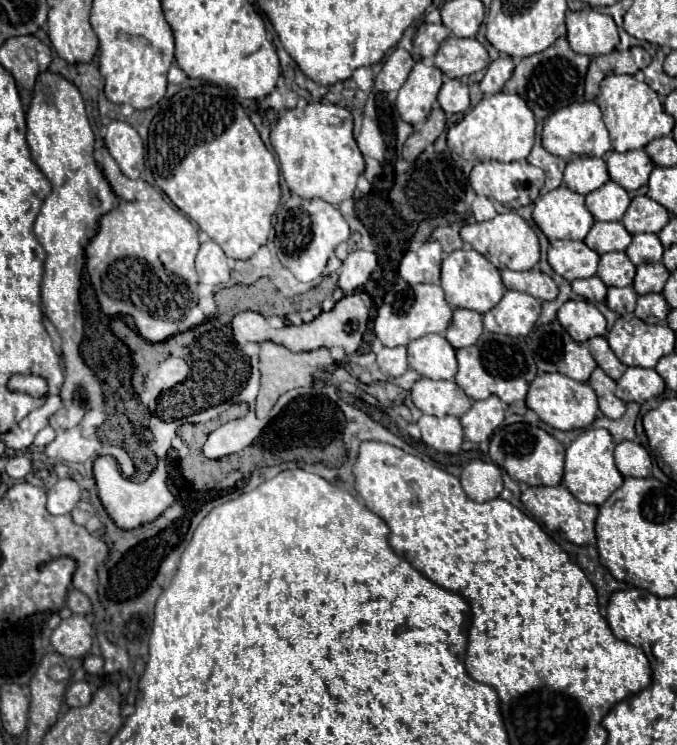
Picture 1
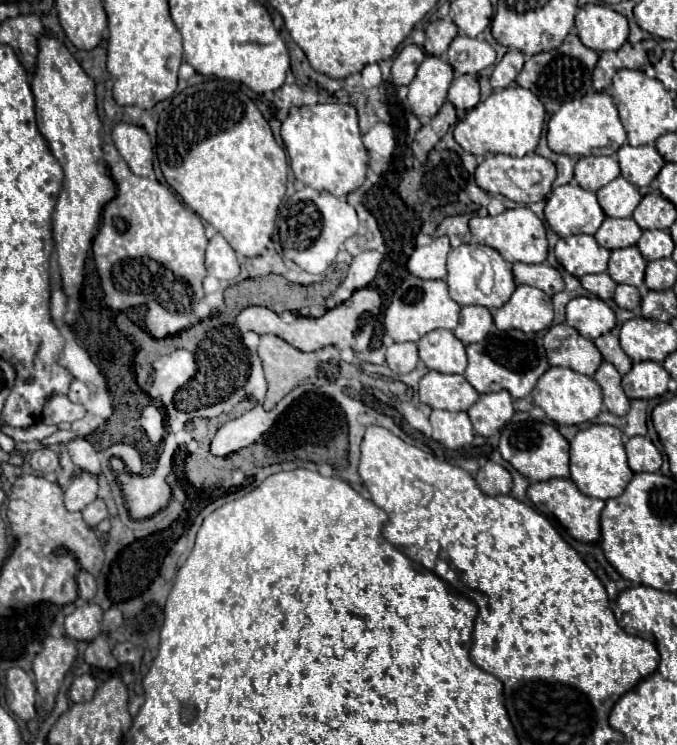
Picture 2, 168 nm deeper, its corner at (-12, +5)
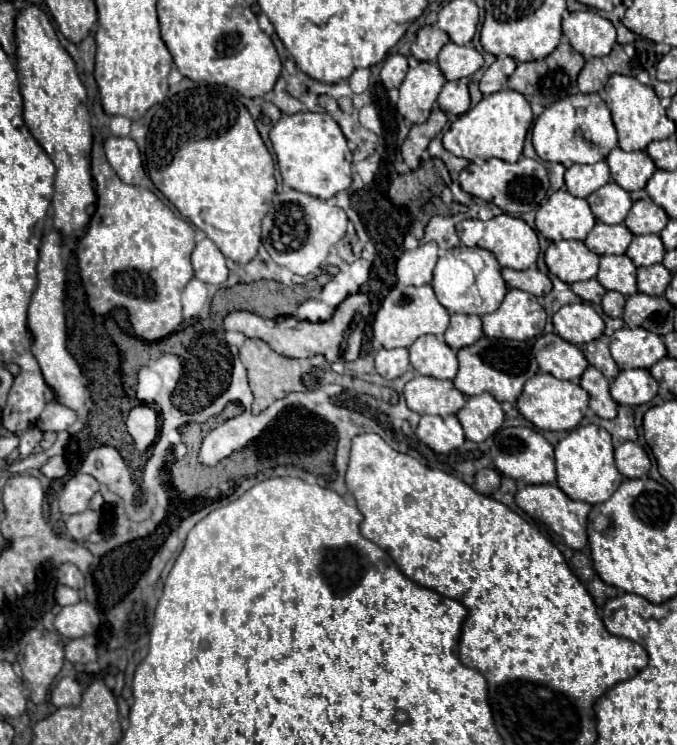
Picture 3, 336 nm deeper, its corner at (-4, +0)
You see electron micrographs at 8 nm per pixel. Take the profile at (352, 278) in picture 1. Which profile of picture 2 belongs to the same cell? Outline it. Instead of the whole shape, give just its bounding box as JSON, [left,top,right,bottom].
[342,251,384,291]

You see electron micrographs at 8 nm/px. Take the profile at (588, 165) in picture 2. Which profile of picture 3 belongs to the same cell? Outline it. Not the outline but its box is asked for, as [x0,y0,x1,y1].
[564,162,610,198]

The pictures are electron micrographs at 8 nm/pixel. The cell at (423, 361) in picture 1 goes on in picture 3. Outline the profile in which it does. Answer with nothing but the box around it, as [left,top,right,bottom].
[410,336,458,380]

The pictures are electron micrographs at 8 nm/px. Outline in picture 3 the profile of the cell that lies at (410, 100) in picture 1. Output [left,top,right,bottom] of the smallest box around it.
[398,62,446,124]

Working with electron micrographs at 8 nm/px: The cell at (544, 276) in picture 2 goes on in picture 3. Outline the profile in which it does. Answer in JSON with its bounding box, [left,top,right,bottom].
[502,266,552,296]

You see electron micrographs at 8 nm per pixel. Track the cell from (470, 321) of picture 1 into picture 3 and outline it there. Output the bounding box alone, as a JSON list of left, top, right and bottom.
[444,314,482,352]

